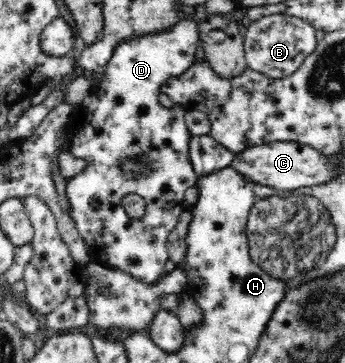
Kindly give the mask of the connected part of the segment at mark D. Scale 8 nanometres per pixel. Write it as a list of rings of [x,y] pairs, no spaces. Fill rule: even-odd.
[[[182,20],[163,32],[122,42],[112,54],[104,81],[96,84],[93,93],[80,105],[73,107],[64,127],[73,157],[86,161],[86,167],[66,182],[66,189],[72,206],[69,214],[86,242],[89,261],[122,270],[147,284],[154,284],[164,273],[164,265],[169,260],[168,236],[186,210],[185,191],[191,189],[197,179],[189,158],[192,134],[184,121],[187,109],[182,105],[166,108],[158,102],[158,95],[166,81],[181,77],[196,63],[198,43],[197,23],[193,20]],[[126,194],[144,197],[146,214],[142,220],[130,222],[123,209]]]

